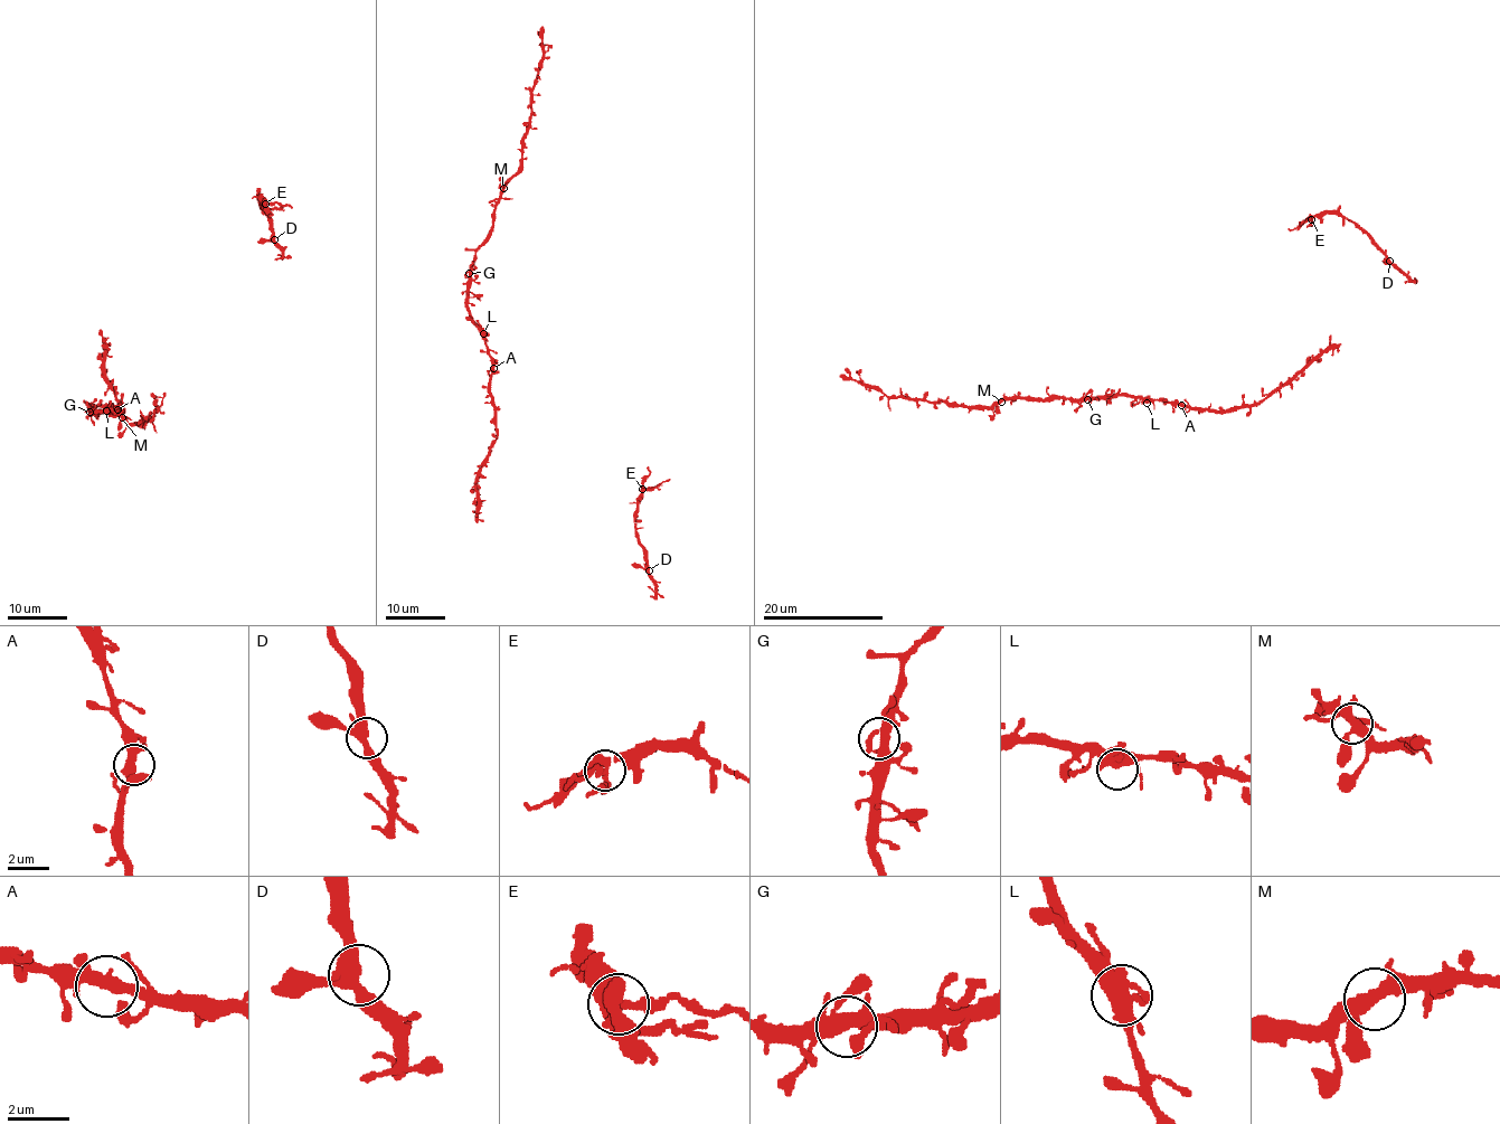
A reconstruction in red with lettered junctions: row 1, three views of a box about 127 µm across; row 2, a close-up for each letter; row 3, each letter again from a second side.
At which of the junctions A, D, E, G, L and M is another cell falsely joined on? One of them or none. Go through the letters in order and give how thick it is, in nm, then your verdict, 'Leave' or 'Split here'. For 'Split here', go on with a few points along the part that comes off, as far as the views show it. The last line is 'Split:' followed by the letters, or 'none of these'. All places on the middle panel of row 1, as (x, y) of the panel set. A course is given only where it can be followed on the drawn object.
A: Thickness 340 nm. Leave
D: Thickness 340 nm. Leave
E: Thickness 360 nm. Split here. Course of the part to remove: (642, 490), (669, 479)
G: Thickness 400 nm. Leave
L: Thickness 420 nm. Leave
M: Thickness 360 nm. Leave
Split: E

